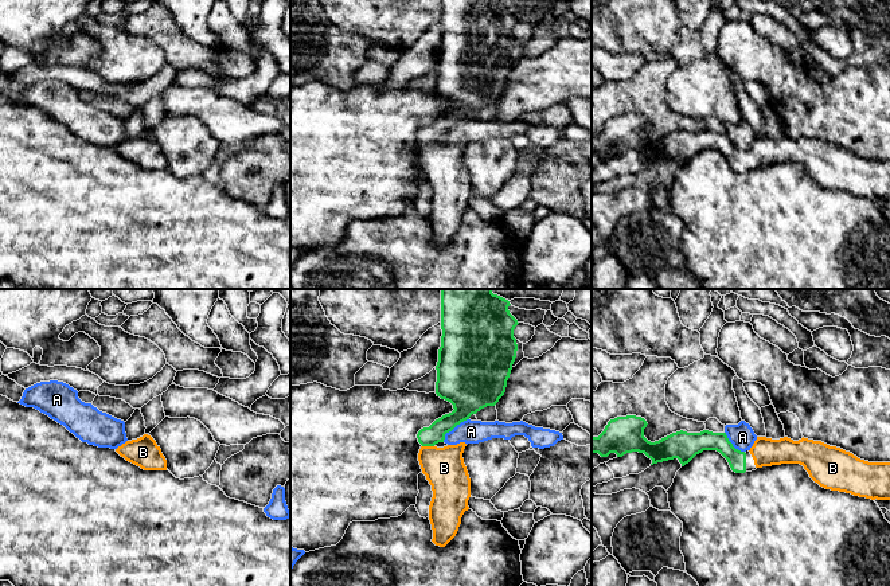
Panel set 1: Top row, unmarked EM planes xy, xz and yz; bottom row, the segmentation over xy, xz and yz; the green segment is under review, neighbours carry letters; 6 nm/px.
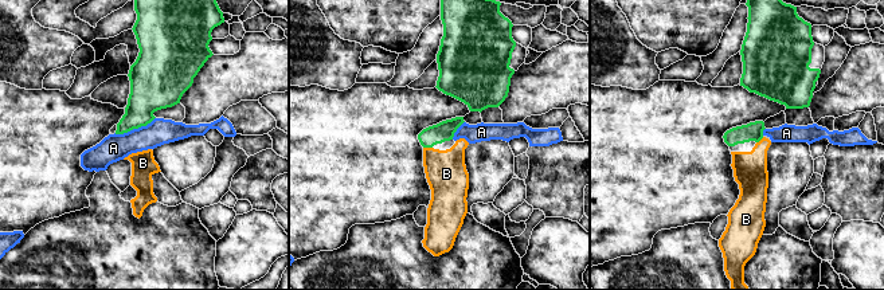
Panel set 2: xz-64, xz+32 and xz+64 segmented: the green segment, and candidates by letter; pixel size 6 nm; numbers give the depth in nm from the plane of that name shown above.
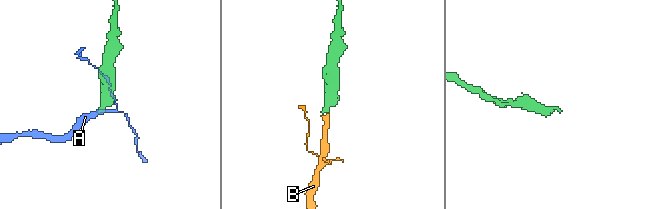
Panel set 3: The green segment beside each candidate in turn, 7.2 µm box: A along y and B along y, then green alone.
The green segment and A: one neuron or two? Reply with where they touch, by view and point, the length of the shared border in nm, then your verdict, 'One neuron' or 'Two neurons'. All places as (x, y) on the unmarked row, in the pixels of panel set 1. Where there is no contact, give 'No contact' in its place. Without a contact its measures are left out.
Touches green at xz (453, 127). Shared border 220 nm. Two neurons

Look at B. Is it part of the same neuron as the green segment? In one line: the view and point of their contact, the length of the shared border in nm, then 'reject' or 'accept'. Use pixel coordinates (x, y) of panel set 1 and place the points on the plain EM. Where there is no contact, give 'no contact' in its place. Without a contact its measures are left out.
meets green in xz at (428, 144); contact 70 nm long; accept

